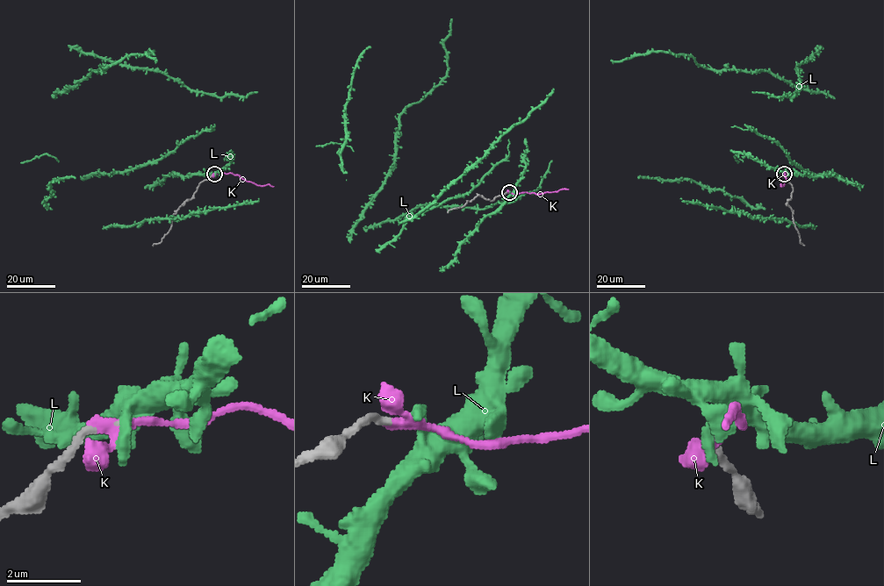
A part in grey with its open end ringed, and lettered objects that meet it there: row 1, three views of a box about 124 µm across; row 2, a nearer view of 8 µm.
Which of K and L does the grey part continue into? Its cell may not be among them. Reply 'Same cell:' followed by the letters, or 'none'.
Same cell: none

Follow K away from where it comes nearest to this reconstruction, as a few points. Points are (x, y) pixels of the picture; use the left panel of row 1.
K: (214, 174), (232, 173), (258, 185), (274, 186)

